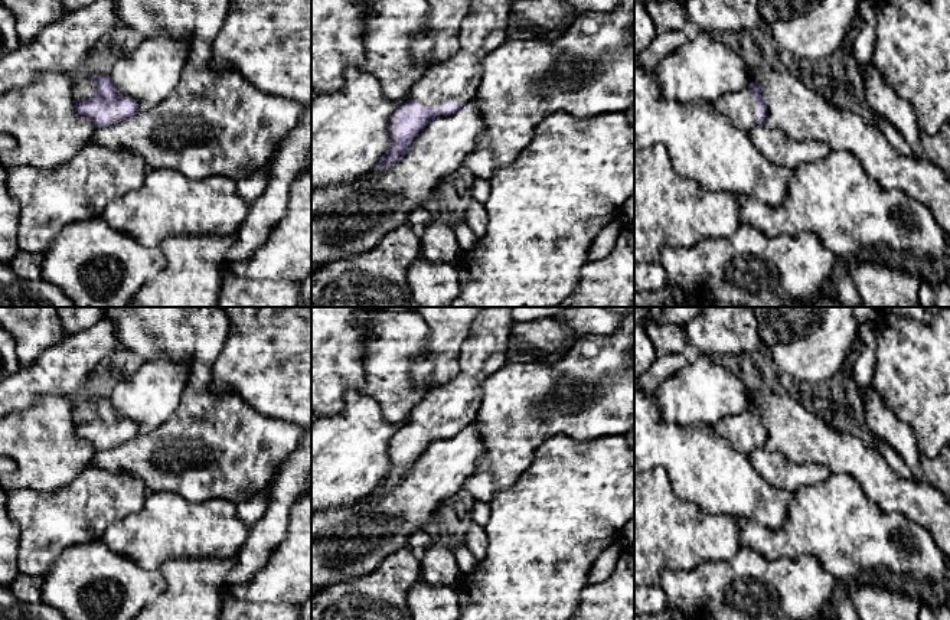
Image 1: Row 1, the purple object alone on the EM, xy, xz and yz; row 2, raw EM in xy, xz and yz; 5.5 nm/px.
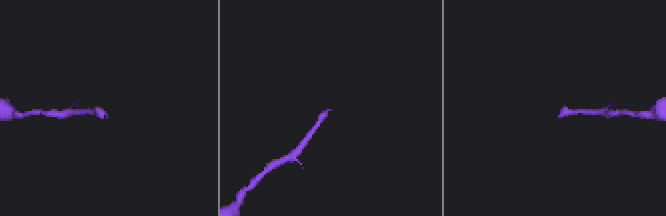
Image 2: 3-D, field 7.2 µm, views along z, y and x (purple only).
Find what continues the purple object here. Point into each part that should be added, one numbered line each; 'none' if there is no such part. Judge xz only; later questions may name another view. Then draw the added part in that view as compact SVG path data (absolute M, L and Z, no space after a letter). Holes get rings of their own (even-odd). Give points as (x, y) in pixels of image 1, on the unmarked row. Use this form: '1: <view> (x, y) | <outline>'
1: xz (483, 353) | M486 307L461 345L458 375L427 392L409 420L434 430L445 424L460 424L463 428L473 424L481 402L481 385L507 362L513 326L512 307Z

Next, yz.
1: yz (740, 430) | M748 411L741 415L732 415L728 420L721 420L714 425L714 430L742 453L757 448L757 430L754 418Z

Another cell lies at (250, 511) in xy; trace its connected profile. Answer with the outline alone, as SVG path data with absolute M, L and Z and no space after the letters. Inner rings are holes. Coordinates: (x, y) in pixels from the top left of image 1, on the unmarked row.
M262 489L255 496L236 505L236 513L247 526L252 526L267 513L268 505L270 495L267 489Z

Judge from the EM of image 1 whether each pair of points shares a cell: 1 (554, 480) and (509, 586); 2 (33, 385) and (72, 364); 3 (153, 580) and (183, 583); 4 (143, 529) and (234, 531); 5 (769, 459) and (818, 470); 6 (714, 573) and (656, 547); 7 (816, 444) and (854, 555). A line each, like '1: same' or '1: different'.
1: same
2: same
3: different
4: same
5: same
6: different
7: different

